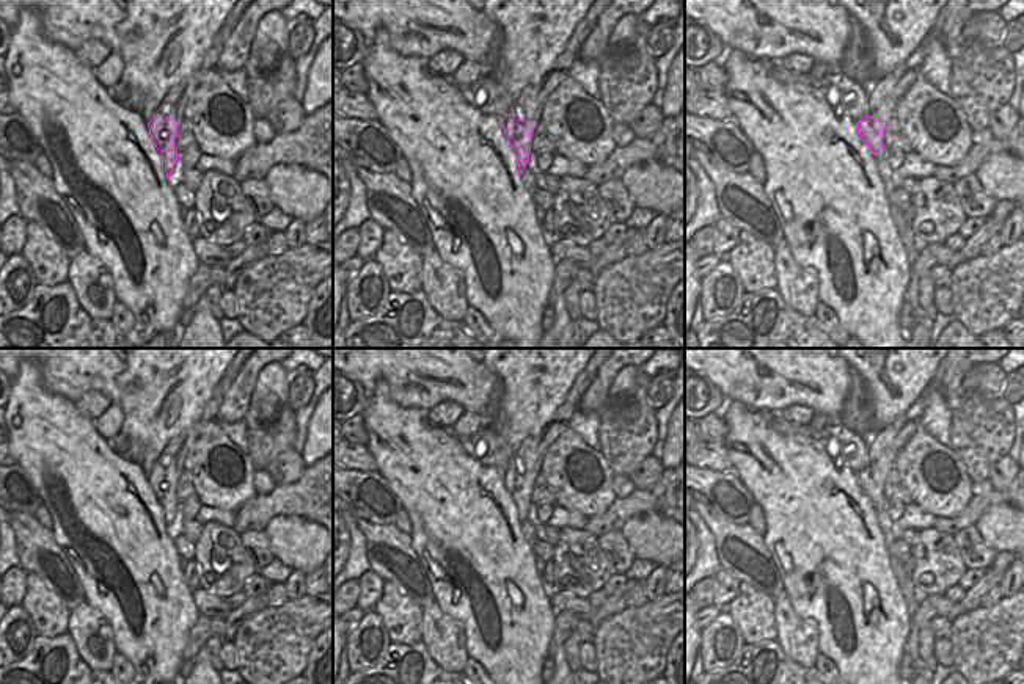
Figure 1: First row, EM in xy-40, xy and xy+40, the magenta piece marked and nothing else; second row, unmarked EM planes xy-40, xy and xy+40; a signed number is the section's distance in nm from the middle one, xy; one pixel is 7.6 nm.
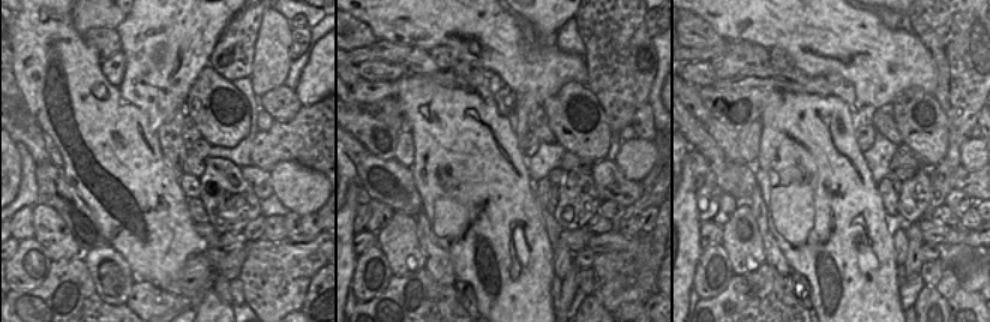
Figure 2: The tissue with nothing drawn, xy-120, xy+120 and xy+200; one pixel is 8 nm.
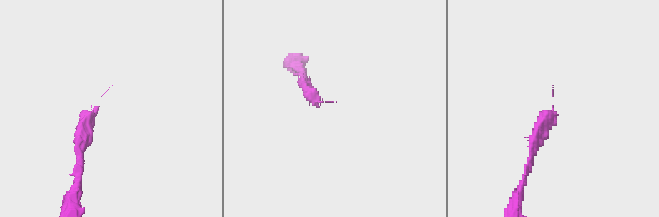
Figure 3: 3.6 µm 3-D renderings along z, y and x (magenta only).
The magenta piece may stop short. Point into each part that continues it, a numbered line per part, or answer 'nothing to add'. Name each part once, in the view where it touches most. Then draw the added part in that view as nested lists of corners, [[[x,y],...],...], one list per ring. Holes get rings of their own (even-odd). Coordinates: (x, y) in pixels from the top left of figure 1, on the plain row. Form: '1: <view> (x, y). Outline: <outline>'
1: xy (528, 455). Outline: [[[597,348],[586,367],[578,373],[573,386],[569,389],[564,402],[559,405],[553,417],[542,427],[537,435],[525,438],[520,446],[514,450],[514,457],[507,466],[517,466],[526,472],[539,472],[542,460],[548,447],[556,438],[567,428],[567,422],[576,408],[580,397],[592,383],[598,366],[606,359],[602,348]]]

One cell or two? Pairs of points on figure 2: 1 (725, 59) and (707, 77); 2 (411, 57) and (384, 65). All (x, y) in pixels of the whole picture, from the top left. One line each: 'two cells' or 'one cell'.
1: two cells
2: one cell

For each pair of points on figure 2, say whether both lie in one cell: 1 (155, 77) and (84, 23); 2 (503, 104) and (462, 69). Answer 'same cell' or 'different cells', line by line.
1: different cells
2: same cell

